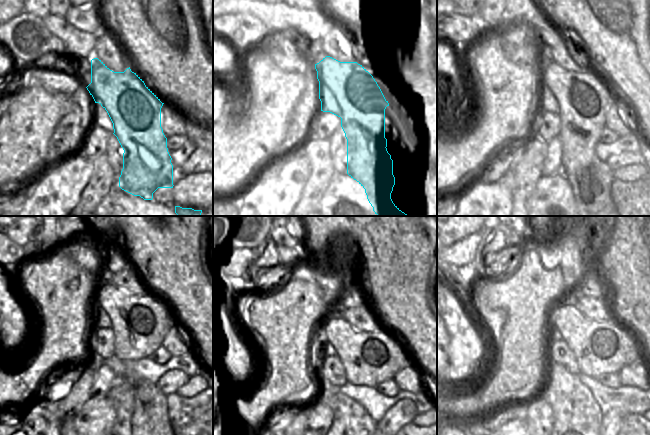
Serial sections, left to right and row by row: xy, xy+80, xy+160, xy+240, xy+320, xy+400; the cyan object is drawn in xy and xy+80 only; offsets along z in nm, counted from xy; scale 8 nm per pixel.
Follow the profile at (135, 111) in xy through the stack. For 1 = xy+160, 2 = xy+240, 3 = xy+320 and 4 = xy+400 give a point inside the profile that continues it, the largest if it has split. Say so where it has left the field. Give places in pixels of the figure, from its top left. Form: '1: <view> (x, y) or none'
1: xy+160 (582, 98)
2: xy+240 (140, 323)
3: xy+320 (369, 348)
4: xy+400 (600, 348)

